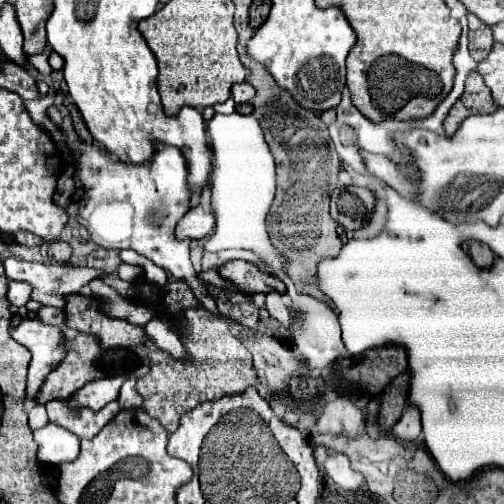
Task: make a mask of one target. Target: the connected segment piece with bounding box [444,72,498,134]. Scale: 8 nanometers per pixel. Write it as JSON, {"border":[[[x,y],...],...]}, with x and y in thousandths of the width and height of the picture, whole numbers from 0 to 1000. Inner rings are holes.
{"border":[[[937,143],[925,159],[921,187],[905,198],[905,206],[893,214],[885,238],[881,238],[881,258],[885,266],[901,266],[913,242],[937,226],[980,226],[988,210],[976,202],[972,179],[952,155],[948,143]]]}

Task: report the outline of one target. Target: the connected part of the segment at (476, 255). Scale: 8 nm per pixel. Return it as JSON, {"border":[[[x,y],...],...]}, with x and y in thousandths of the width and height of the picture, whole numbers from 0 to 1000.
{"border":[[[937,480],[933,484],[933,508],[937,508],[937,516],[944,520],[944,528],[952,532],[972,532],[976,524],[980,524],[980,504],[976,504],[976,496],[968,492],[968,488],[960,488],[960,484],[948,484],[948,480]]]}

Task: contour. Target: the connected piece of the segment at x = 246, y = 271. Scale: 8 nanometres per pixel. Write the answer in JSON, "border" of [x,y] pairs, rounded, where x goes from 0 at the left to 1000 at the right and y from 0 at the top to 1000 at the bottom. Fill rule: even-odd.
{"border":[[[460,516],[433,532],[433,544],[468,567],[476,579],[488,583],[532,583],[540,575],[563,579],[563,563],[552,552],[540,552],[536,544],[520,540],[512,528],[484,520],[484,516]]]}

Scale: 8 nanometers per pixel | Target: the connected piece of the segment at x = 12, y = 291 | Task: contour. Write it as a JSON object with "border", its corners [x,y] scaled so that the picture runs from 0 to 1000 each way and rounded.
{"border":[[[20,560],[16,571],[16,595],[28,607],[48,607],[60,595],[63,583],[63,567],[56,567],[52,560]]]}

